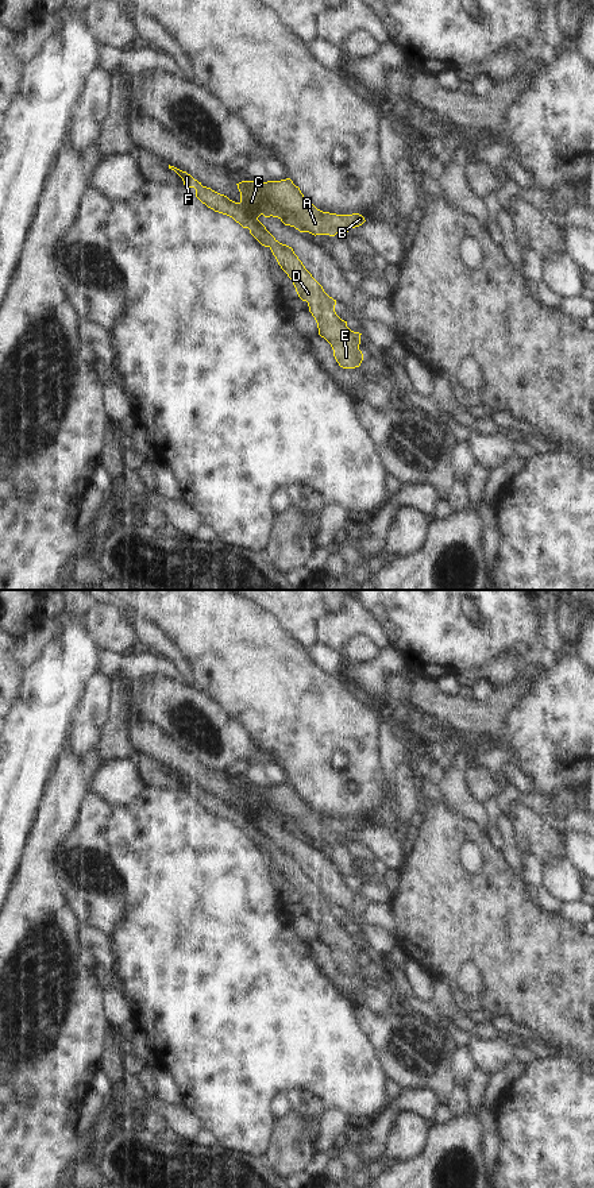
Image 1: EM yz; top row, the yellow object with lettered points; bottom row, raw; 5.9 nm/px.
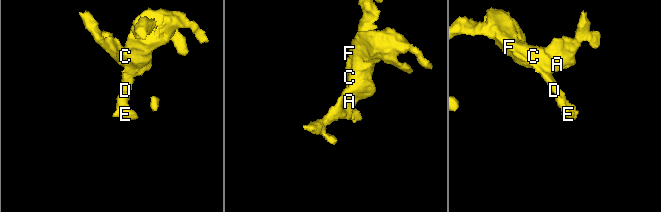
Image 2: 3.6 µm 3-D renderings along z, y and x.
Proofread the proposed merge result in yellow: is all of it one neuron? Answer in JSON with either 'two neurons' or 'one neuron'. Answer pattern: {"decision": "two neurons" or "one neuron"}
{"decision": "one neuron"}

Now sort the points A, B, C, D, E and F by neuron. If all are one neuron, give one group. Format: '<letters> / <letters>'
A B C D E F

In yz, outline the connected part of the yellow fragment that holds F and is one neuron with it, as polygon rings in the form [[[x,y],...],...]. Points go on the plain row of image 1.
[[[170,770],[169,774],[182,783],[185,791],[196,794],[196,802],[202,809],[232,822],[243,833],[248,833],[262,850],[271,855],[281,873],[293,886],[298,902],[308,907],[309,917],[317,927],[319,940],[331,949],[339,971],[343,973],[359,972],[363,965],[359,954],[362,938],[347,932],[347,926],[335,917],[336,904],[324,896],[293,853],[279,848],[258,822],[261,819],[278,822],[285,830],[315,841],[347,838],[351,833],[362,830],[366,826],[364,822],[359,818],[336,819],[317,814],[290,783],[267,787],[242,786],[236,788],[240,806],[235,807],[227,801],[202,791],[186,776]]]

